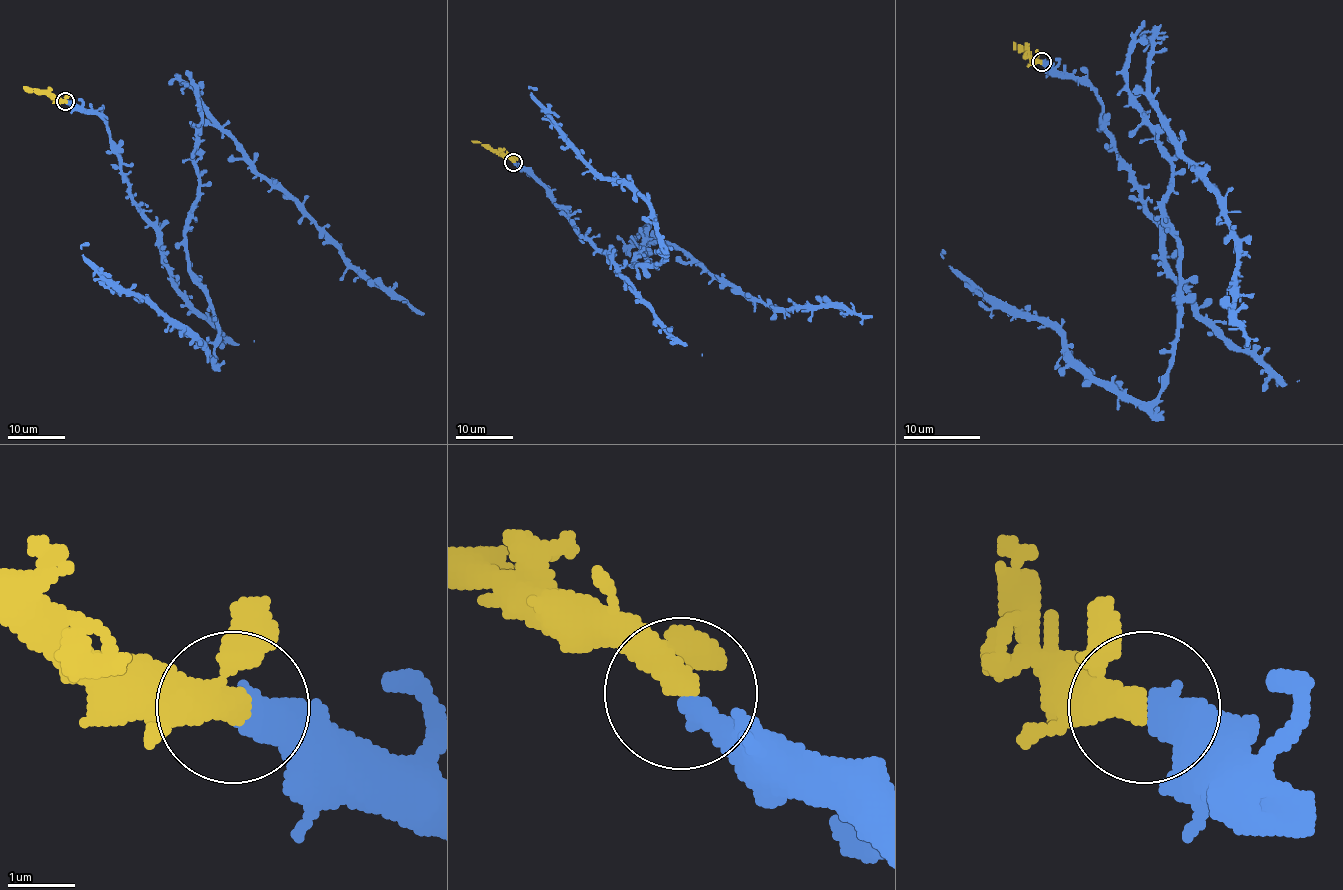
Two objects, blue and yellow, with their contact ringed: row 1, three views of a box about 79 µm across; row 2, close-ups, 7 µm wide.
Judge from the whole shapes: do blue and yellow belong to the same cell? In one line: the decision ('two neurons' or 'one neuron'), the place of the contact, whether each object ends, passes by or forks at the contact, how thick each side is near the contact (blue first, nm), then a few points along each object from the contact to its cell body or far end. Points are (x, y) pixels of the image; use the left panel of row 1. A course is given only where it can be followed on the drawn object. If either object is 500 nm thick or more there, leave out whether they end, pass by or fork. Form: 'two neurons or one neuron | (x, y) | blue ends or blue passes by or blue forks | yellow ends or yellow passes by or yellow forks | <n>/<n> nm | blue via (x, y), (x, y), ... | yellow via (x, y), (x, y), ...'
one neuron | (65, 101) | blue ends | yellow passes by | 440/320 nm | blue via (66, 102), (106, 125), (173, 275), (187, 271), (197, 129), (210, 123), (339, 252), (424, 314) | yellow via (66, 102), (24, 86)

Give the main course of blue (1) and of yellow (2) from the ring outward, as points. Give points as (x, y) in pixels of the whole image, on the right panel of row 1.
1: (1042, 62), (1095, 93), (1182, 293), (1165, 210), (1172, 158), (1130, 91), (1149, 99), (1217, 195), (1247, 345)
2: (1042, 62), (1013, 41)

